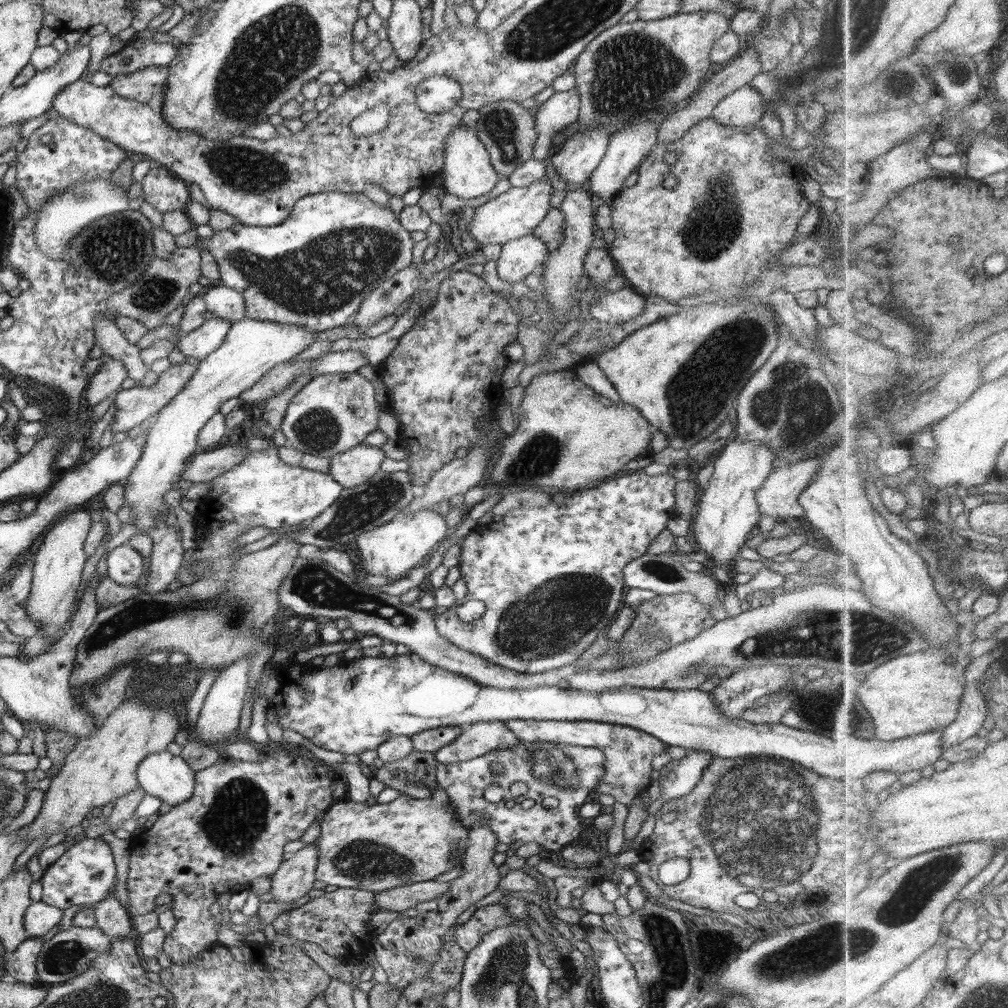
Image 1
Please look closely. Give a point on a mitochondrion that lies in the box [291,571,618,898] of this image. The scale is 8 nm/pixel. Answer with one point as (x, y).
(556, 773)

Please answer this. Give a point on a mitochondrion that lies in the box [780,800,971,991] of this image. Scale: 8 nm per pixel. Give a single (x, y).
(899, 909)

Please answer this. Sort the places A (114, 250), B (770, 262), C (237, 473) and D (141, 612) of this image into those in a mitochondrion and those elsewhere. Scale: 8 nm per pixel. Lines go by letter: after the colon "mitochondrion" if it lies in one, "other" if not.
A: mitochondrion
B: other
C: other
D: mitochondrion

